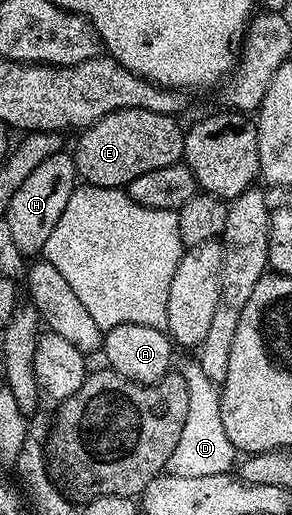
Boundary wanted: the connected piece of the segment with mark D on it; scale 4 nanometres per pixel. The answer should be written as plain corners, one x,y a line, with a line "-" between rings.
196,360
184,363
182,367
179,367
178,372
186,380
186,386
189,389
189,411
177,447
172,451
170,460
165,466
167,473
186,478
229,473
235,465
238,452
230,444
229,436
223,427
217,383
206,376
206,372
202,370
199,361

